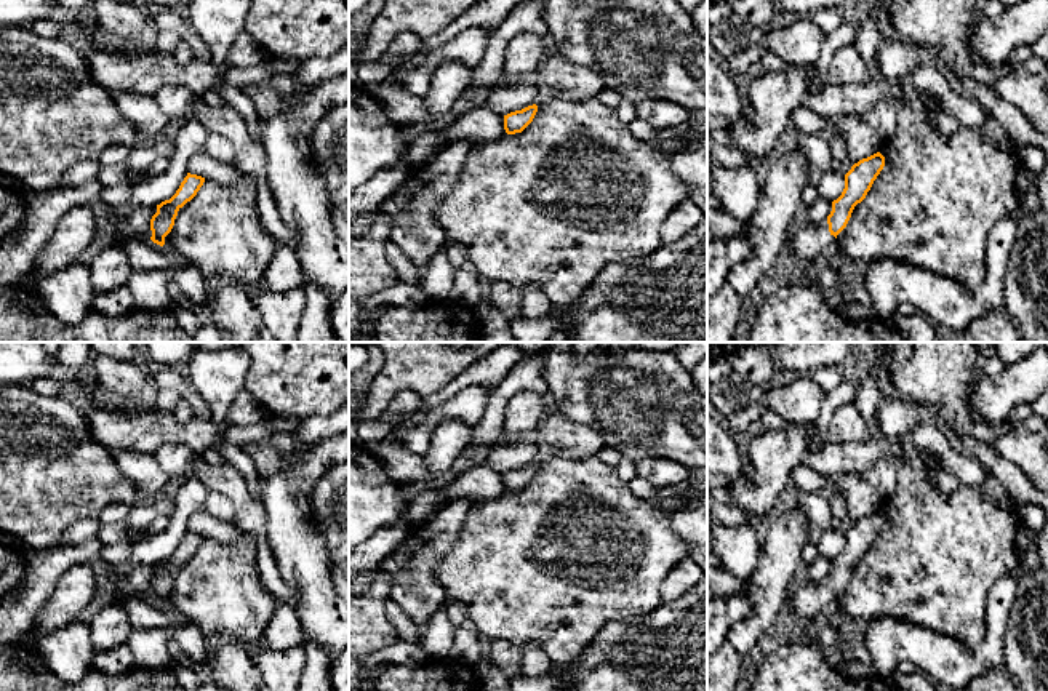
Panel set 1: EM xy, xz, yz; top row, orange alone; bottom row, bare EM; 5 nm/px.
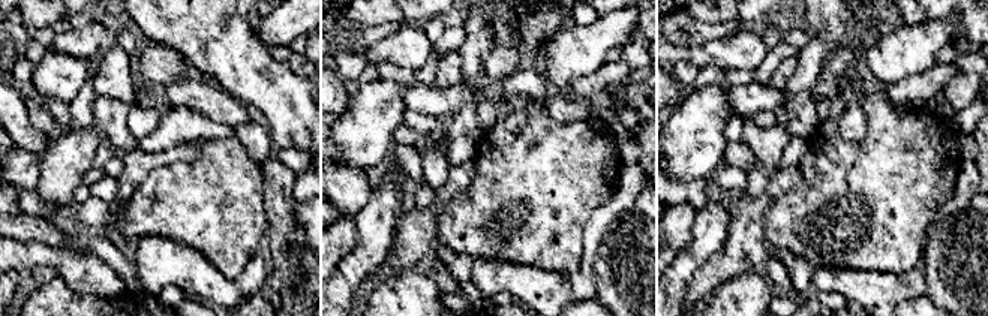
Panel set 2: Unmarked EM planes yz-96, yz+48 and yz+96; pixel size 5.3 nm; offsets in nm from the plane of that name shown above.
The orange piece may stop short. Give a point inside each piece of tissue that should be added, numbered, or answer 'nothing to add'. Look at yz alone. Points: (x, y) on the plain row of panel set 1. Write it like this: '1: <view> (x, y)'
1: yz (810, 602)

